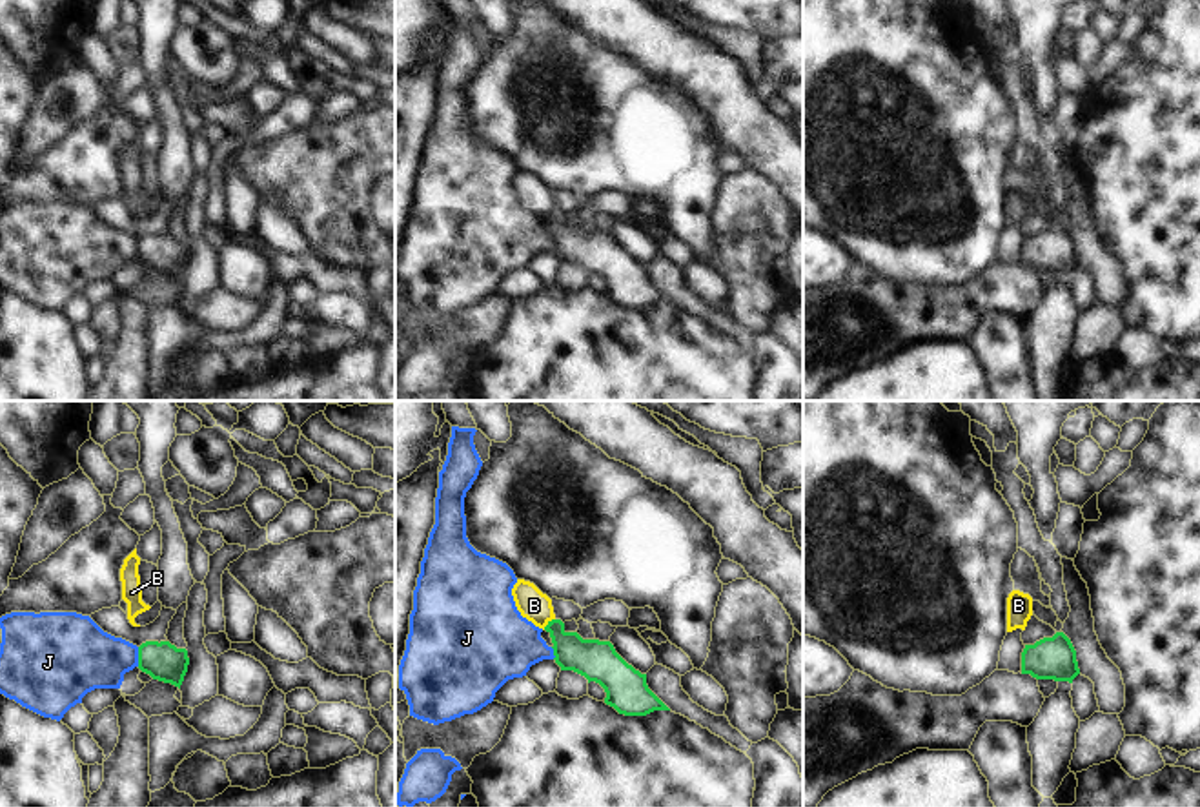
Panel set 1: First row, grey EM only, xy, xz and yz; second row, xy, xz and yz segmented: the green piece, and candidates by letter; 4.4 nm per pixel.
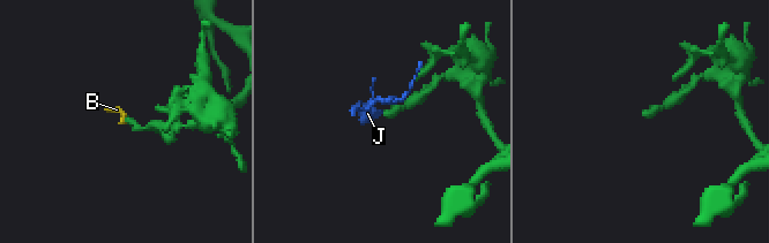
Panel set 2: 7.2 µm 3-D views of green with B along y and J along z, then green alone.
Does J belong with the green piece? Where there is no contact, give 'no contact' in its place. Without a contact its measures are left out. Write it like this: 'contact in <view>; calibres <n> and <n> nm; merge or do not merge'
contact in xy; calibres 170 and 300 nm; do not merge

